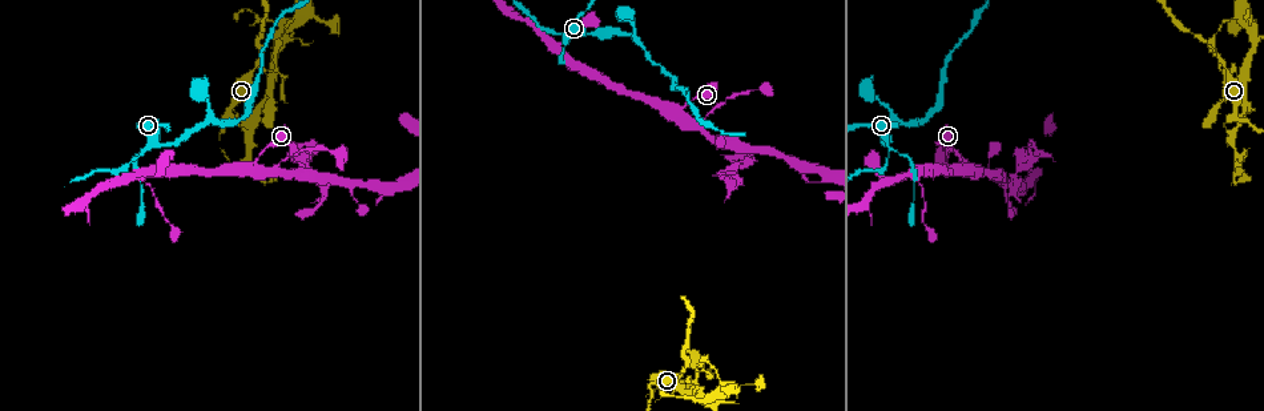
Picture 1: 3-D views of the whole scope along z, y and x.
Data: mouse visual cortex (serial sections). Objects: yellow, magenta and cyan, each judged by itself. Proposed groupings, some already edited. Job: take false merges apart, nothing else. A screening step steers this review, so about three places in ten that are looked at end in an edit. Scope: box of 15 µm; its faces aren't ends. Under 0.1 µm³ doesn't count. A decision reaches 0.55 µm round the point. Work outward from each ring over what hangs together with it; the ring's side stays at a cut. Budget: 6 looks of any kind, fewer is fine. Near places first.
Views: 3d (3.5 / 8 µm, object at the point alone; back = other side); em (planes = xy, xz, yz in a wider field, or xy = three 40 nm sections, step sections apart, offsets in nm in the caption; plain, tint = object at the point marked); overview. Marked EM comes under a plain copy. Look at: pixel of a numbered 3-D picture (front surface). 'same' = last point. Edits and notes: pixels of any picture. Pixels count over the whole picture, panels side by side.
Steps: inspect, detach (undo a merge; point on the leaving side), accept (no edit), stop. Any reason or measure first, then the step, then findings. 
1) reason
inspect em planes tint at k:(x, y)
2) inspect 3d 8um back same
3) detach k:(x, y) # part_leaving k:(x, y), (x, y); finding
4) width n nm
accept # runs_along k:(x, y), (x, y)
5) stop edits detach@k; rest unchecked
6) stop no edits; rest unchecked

three arms meet
inspect 3d 8um at 1:(697, 125)

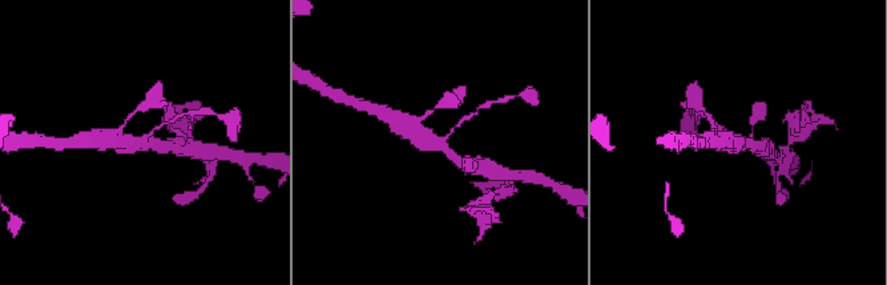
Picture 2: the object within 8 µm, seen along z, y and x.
arms 3; arm_widths 150, 300, 450 nm; shape alone is not enough
inspect em xy step 3 tint at 2:(440, 148)

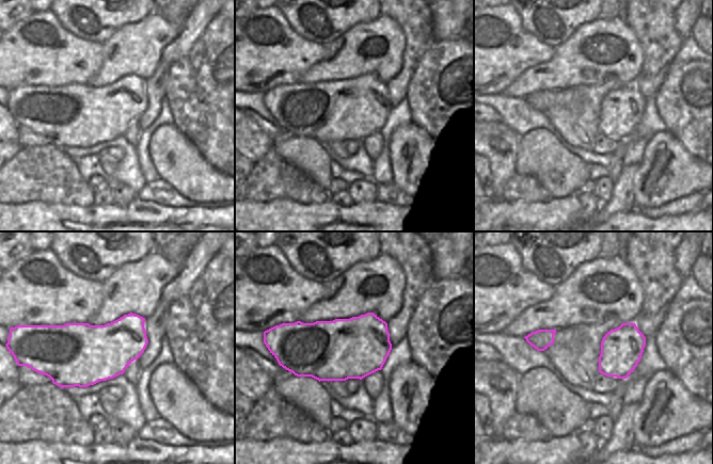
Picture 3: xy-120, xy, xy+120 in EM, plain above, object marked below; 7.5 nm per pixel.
accept # runs_along 2:(408, 125), (472, 167); continuous, no second cell

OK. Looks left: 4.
inspect 3d 3.5um at 1:(321, 177)

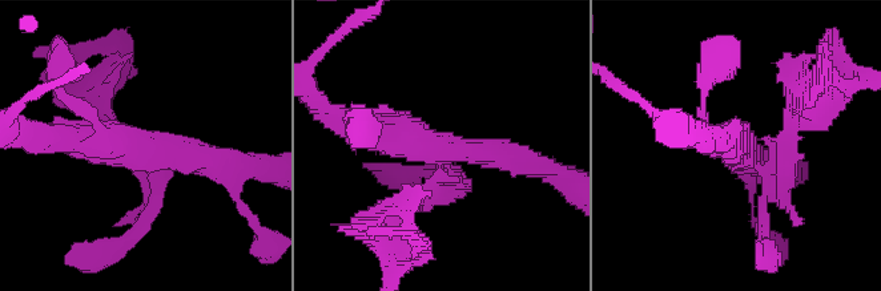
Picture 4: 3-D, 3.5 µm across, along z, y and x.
inspect em planes tint at 4:(442, 146)

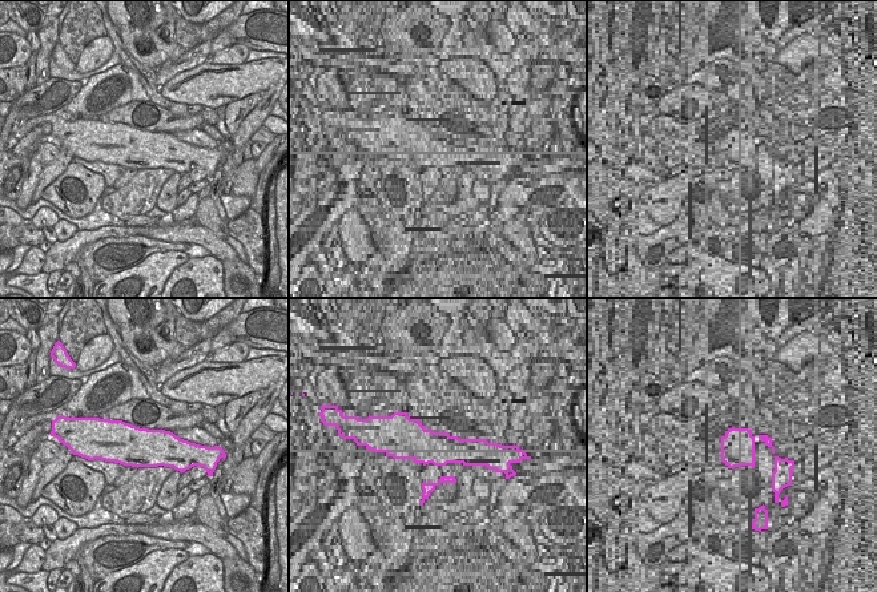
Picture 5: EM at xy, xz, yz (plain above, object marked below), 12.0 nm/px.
detach 4:(108, 112) # part_leaving 4:(760, 140), (783, 140), (831, 83); a second cell is stuck on

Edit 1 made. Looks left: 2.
stop edits detach@4; rest unchecked

